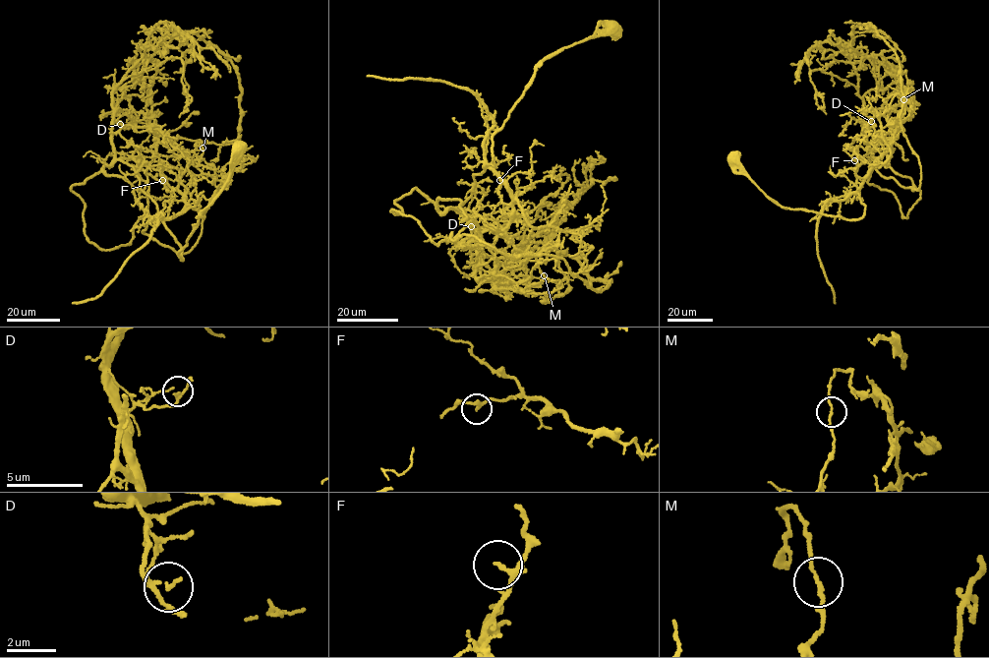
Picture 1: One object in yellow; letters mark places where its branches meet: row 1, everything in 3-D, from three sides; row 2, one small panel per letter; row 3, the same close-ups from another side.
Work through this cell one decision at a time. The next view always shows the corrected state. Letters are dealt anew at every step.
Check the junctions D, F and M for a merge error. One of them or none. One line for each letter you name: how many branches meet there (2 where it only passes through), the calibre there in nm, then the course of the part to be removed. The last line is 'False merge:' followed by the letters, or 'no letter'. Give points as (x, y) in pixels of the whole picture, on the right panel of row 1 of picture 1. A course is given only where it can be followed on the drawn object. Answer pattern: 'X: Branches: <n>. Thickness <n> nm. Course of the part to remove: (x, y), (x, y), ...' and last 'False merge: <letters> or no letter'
M: Branches: 2. Thickness 140 nm. Course of the part to remove: (903, 99), (889, 150), (878, 158), (857, 191), (843, 199), (829, 200), (818, 221), (819, 261), (835, 303)
False merge: M

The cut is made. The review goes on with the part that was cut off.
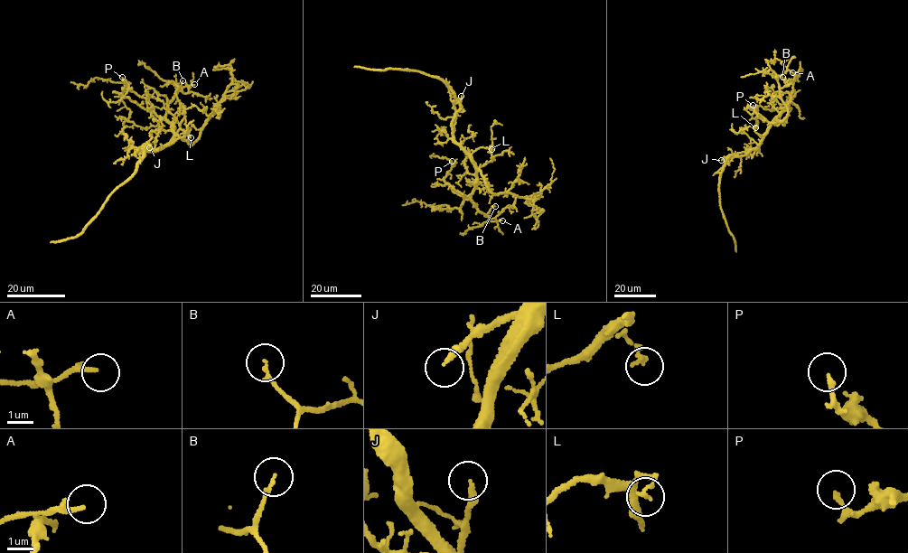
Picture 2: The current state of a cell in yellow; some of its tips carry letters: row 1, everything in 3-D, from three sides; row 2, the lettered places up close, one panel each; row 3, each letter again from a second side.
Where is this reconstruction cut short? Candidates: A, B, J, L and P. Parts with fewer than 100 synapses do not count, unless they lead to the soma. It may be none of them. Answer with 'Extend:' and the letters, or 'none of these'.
Extend: J

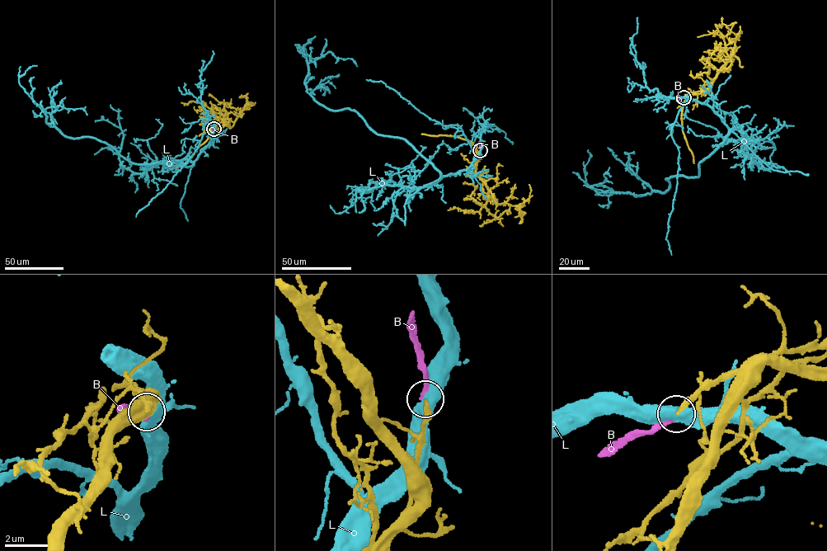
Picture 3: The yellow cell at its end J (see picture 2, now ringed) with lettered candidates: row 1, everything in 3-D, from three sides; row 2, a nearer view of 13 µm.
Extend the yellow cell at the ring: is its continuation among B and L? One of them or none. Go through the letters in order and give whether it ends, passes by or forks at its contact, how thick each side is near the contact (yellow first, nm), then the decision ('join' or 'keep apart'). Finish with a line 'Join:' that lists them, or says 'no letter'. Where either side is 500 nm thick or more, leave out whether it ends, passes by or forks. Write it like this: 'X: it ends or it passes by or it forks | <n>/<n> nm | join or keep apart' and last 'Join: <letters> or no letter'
B: it ends | 240/220 nm | join
L: 280/550 nm | keep apart
Join: B

